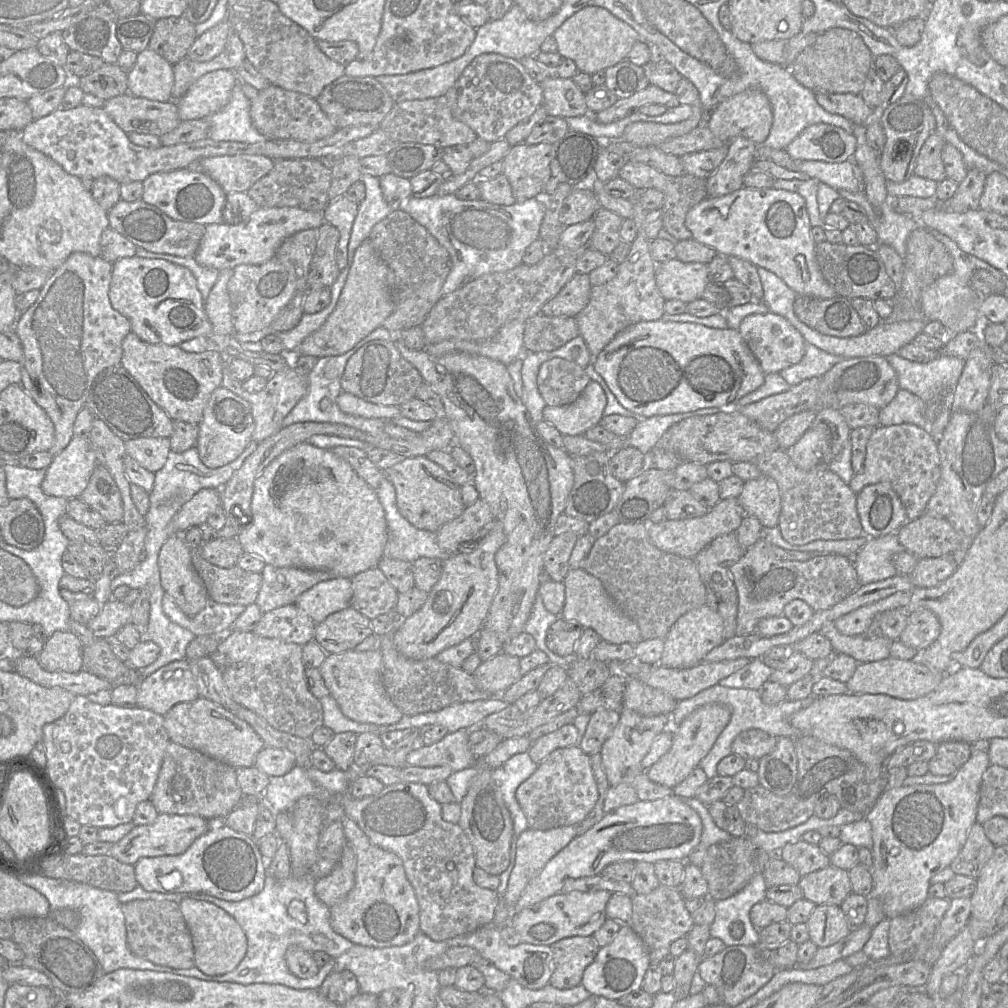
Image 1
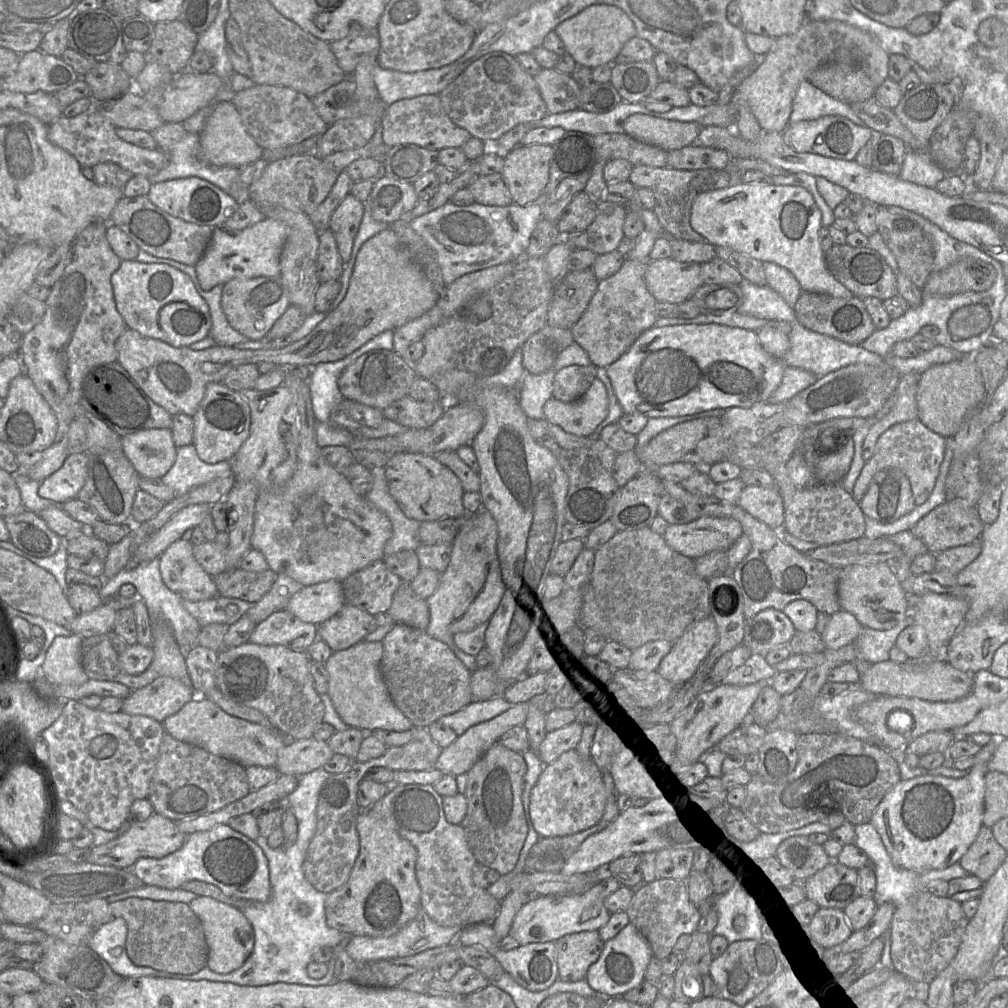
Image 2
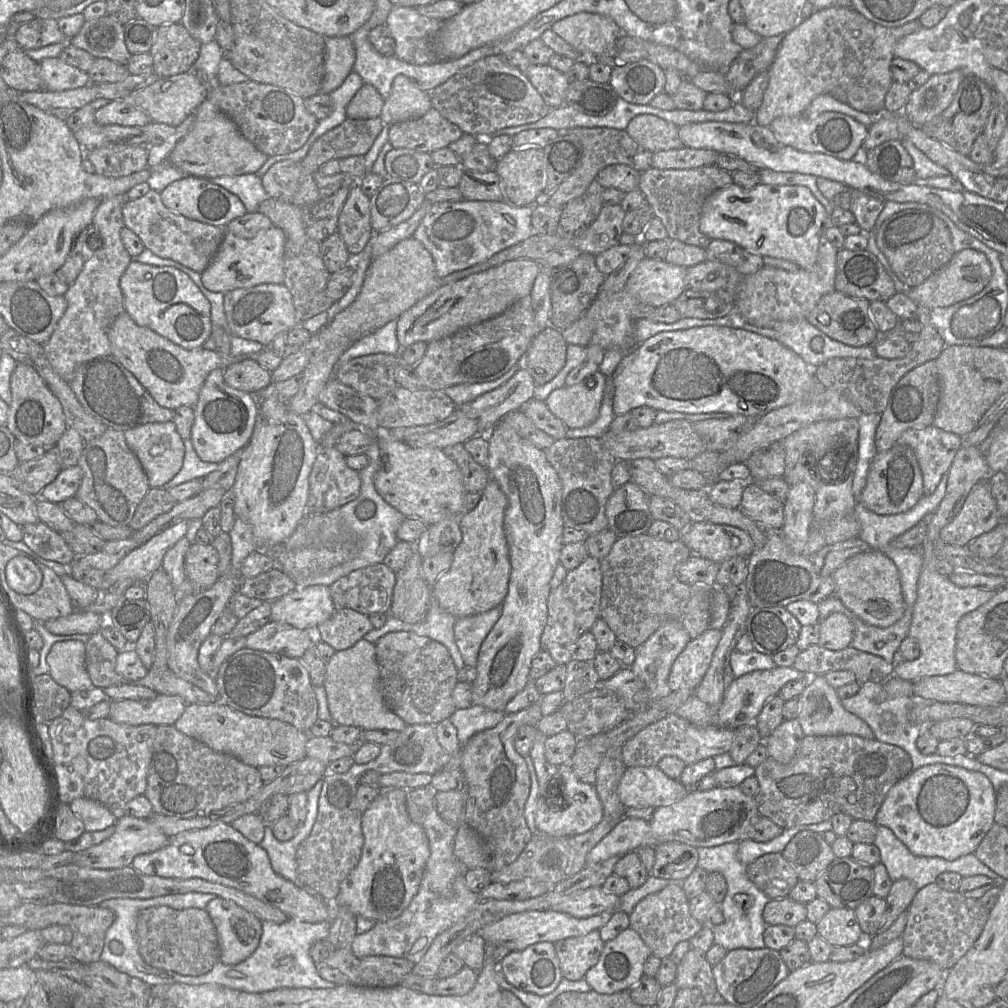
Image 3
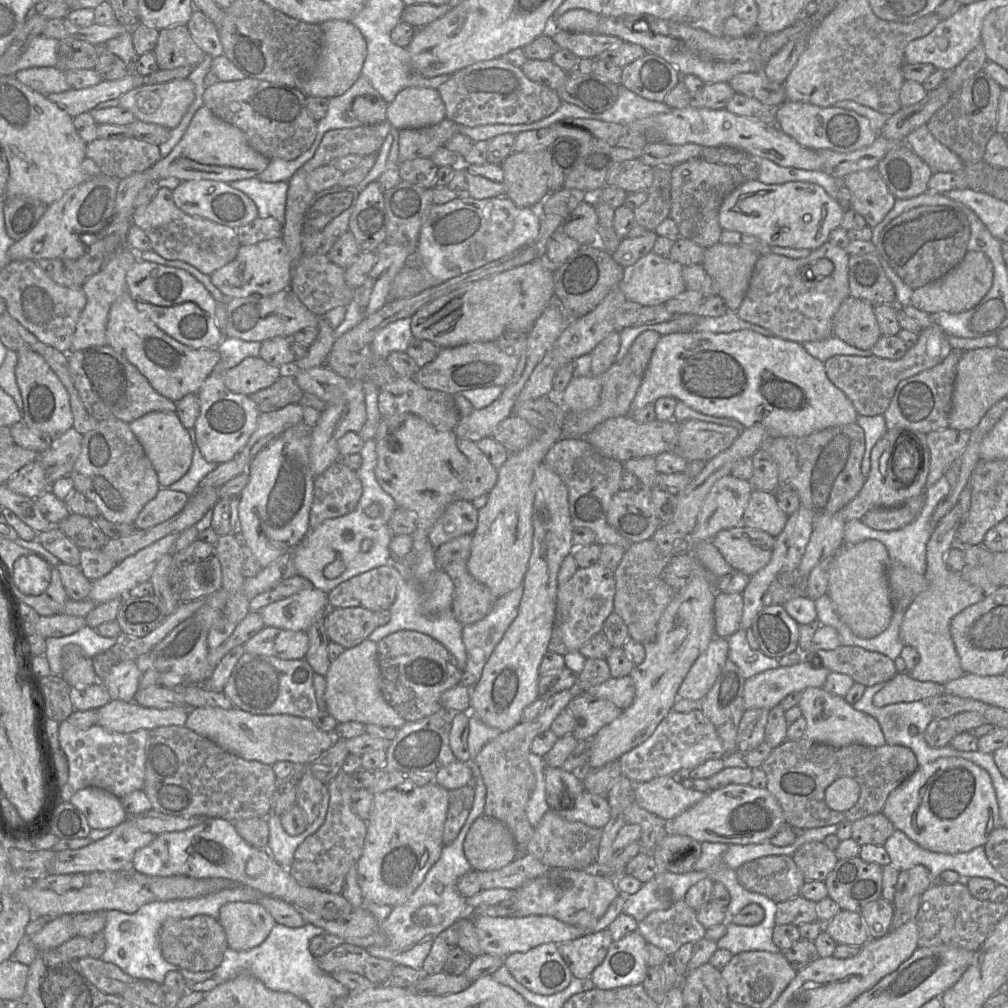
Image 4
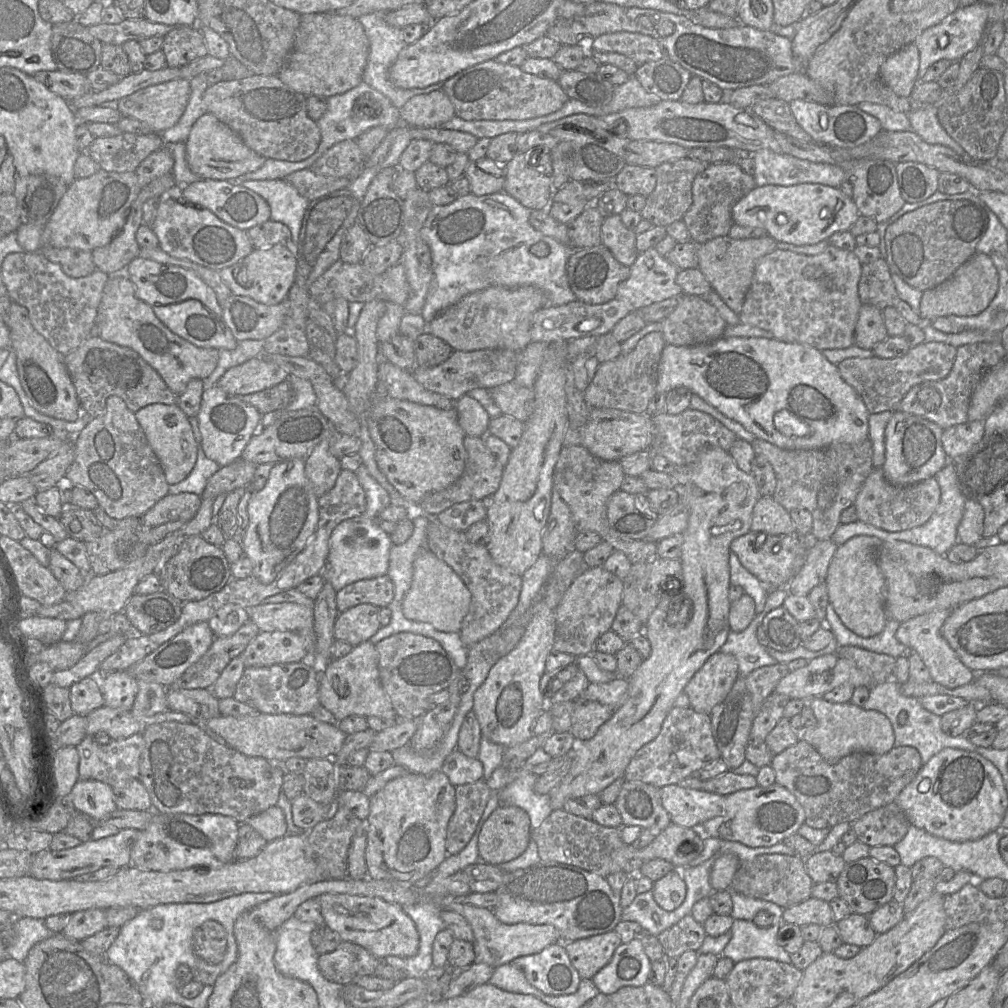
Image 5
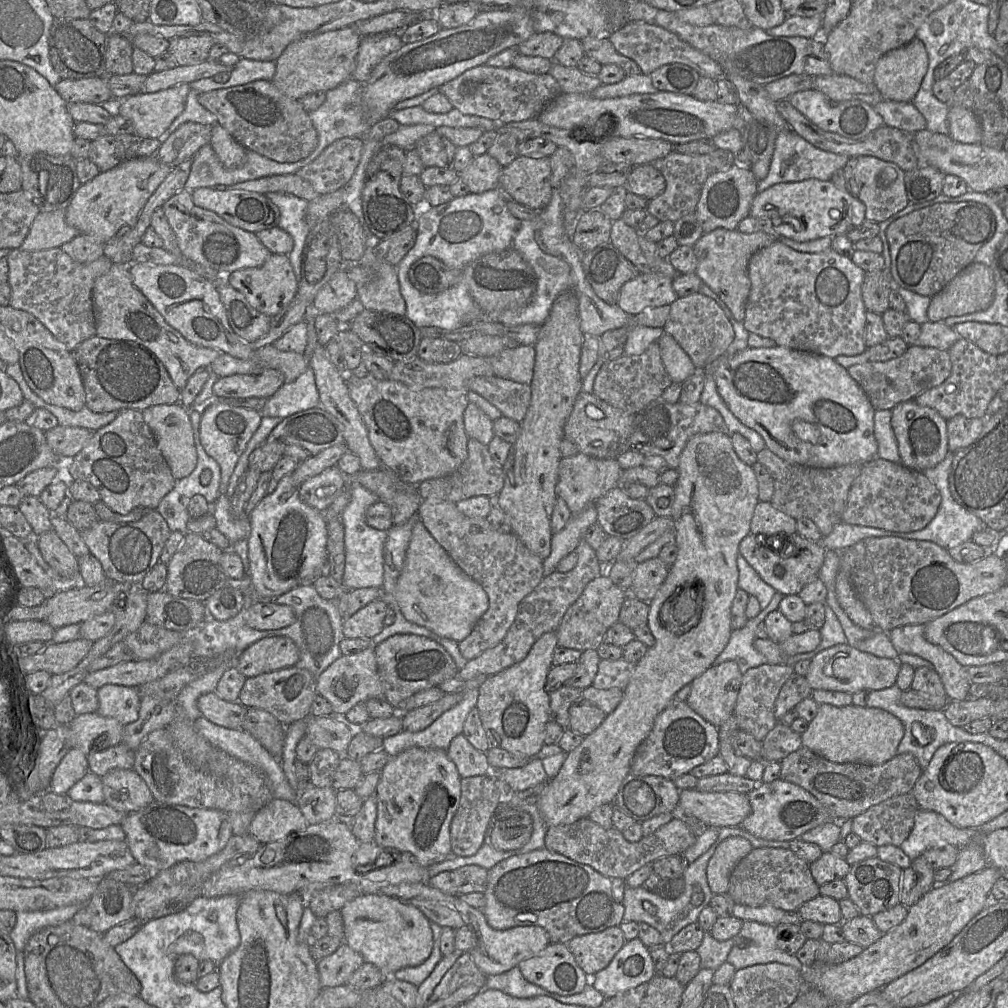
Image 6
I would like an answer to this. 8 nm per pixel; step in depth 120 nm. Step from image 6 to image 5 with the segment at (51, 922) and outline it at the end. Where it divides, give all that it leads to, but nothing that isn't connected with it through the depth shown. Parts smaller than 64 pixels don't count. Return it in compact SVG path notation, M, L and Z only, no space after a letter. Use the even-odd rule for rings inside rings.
M14 917L14 922L3 937L7 943L7 955L24 962L29 950L52 934L54 933L46 927L44 919Z

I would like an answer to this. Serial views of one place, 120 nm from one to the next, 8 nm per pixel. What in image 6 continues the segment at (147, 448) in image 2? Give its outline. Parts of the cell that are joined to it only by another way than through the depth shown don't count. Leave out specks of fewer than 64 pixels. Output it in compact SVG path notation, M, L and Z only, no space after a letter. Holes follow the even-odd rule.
M180 403L155 405L142 411L143 418L155 435L157 445L165 458L173 477L180 480L189 476L197 465L197 451L189 409Z

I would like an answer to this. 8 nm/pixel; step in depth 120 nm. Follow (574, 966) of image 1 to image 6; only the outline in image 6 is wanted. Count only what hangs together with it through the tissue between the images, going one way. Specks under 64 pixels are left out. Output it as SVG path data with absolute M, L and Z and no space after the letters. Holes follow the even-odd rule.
M619 926L601 932L579 935L567 943L577 965L587 976L605 969L626 940Z

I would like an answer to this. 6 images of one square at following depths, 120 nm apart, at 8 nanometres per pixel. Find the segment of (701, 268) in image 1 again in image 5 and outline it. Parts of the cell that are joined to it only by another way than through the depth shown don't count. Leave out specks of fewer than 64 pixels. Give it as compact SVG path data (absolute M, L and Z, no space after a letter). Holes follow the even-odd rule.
M655 247L639 253L636 261L629 268L630 275L619 284L616 297L628 302L634 310L683 294L676 282L679 269L667 257L661 256Z

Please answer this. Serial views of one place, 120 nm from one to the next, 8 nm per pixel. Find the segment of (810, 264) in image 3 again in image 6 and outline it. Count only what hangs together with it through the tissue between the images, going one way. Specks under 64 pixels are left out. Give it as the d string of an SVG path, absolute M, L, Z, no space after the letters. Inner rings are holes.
M808 179L801 182L779 183L758 192L750 216L770 221L780 235L797 242L848 234L865 220L865 205L847 190L838 189L832 181Z

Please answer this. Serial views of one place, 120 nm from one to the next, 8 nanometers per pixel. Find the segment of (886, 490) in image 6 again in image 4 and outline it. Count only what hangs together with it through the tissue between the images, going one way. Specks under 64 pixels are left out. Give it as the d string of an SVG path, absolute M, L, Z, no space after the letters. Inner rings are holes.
M922 495L894 508L874 508L860 519L865 525L880 531L900 529L911 523L921 512L925 498Z

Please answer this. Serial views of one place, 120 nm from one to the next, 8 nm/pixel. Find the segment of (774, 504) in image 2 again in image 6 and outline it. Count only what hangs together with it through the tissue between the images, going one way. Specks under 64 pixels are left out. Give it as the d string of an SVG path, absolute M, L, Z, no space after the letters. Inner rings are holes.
M759 501L751 520L750 533L766 535L766 539L762 537L761 544L764 540L766 546L770 546L771 542L776 543L771 540L778 537L778 533L788 536L797 533L797 524L794 518L776 509L771 502Z

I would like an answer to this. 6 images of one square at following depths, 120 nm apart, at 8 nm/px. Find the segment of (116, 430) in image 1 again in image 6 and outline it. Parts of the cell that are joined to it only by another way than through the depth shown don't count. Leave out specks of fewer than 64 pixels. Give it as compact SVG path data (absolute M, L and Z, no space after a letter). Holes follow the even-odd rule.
M93 336L72 352L85 390L85 406L95 413L122 409L143 411L155 405L180 403L181 391L158 357L144 346L124 340Z

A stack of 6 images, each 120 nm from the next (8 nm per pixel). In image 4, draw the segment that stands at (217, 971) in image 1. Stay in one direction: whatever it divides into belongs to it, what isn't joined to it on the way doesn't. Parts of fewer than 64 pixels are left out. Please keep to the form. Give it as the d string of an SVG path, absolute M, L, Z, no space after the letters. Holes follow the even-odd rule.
M229 902L219 913L228 947L244 951L260 945L276 924L273 916L258 902Z

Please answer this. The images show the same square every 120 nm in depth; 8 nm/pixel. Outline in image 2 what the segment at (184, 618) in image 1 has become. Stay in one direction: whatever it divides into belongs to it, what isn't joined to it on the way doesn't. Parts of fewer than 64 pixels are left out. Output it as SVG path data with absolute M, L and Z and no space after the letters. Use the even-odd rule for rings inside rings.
M220 595L198 602L182 599L182 603L185 609L199 622L201 627L212 623L224 623L230 626L237 622L244 614L247 614L253 605L241 599ZM229 605L237 607L237 612L233 616L228 616L226 613L226 608Z

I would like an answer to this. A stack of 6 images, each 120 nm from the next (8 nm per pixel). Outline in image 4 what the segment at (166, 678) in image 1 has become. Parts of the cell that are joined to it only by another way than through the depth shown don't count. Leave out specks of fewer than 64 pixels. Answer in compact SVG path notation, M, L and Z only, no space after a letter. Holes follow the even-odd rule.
M110 700L97 709L96 724L108 731L130 733L139 729L151 730L160 726L184 726L189 707L167 709L149 708L135 702Z

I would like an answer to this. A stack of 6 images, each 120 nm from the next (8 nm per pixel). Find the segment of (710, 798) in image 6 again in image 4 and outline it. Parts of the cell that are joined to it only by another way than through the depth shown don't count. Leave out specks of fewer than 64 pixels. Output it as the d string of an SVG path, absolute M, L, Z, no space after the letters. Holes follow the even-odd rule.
M661 776L634 784L635 801L642 808L669 821L699 802L706 793L685 788L678 778Z

